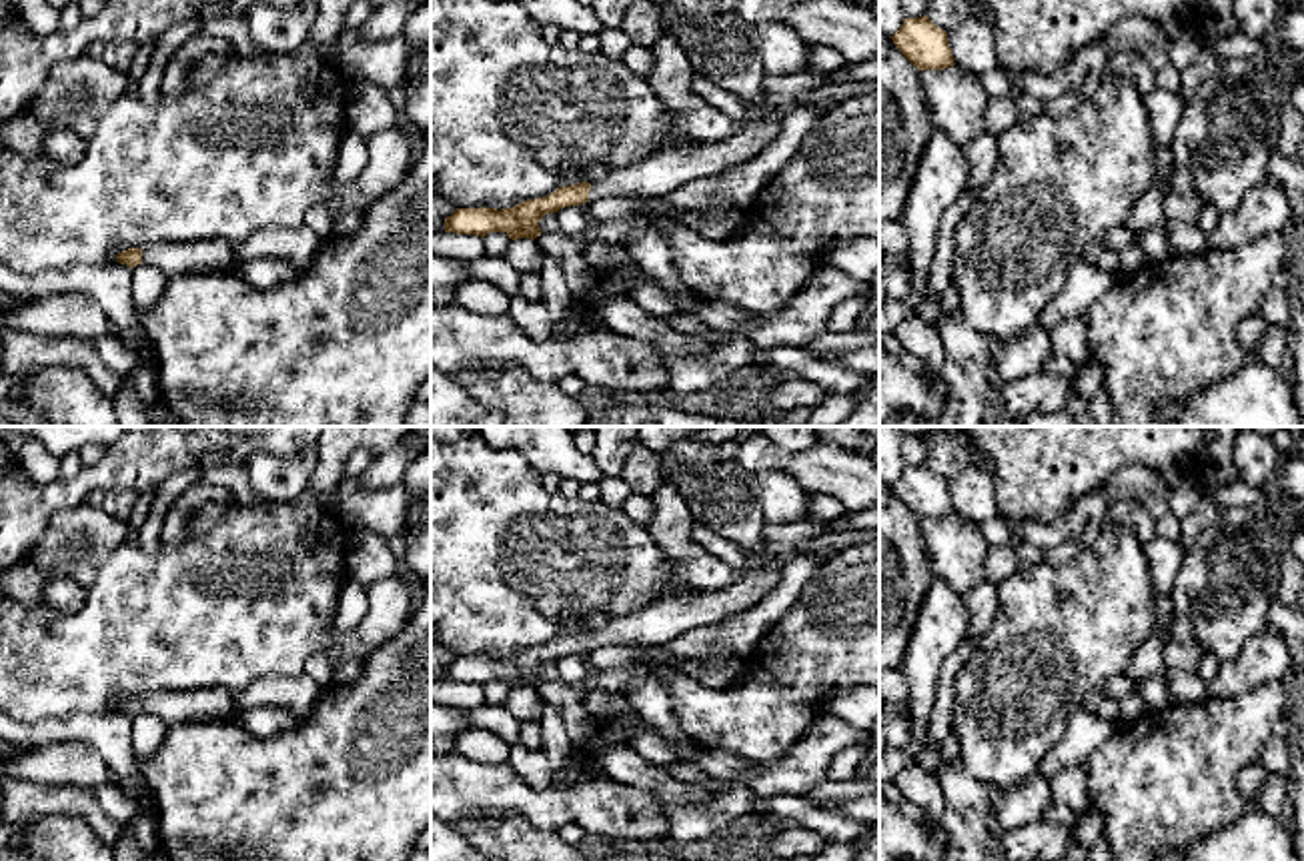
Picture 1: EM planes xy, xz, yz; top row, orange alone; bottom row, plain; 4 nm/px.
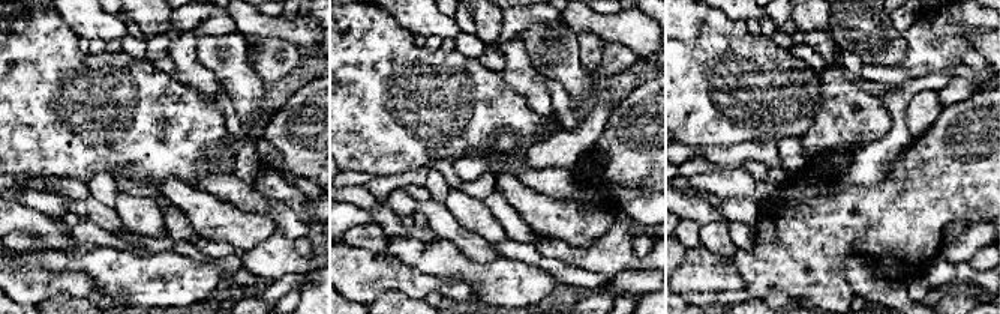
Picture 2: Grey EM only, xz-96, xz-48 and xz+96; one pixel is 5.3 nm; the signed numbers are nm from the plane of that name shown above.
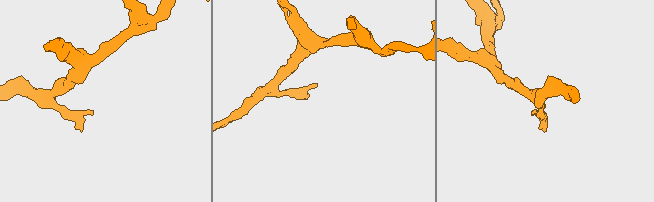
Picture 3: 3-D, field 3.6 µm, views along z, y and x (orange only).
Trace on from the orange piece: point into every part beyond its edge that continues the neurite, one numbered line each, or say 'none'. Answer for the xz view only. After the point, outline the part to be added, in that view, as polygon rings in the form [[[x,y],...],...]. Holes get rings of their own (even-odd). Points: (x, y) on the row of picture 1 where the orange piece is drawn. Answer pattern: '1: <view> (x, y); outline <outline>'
1: xz (662, 173); outline [[[773,102],[759,120],[747,120],[721,144],[667,148],[641,164],[591,182],[589,202],[597,198],[659,198],[685,182],[707,178],[757,156],[781,130],[785,102]]]

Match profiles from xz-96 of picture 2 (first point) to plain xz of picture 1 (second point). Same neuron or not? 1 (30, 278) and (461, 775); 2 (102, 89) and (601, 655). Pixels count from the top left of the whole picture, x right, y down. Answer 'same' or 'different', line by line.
1: same
2: different

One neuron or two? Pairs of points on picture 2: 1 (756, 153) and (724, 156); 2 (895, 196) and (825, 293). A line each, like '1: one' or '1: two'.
1: one
2: one

